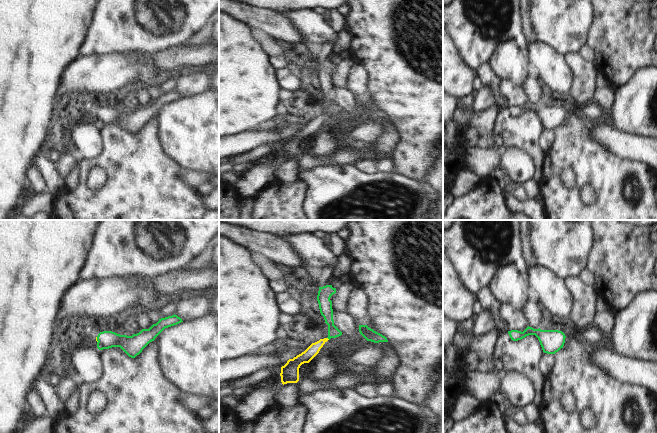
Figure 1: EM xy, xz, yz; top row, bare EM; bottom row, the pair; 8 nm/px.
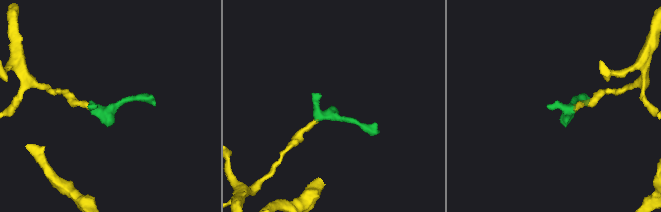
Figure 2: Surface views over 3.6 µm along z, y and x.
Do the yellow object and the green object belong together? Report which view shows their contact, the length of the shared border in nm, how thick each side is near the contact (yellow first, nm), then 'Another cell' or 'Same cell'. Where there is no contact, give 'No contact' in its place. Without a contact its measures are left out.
Touches yellow in xy. Shared border 50 nm. Thickness 20 nm (yellow) against 140 nm. Same cell

